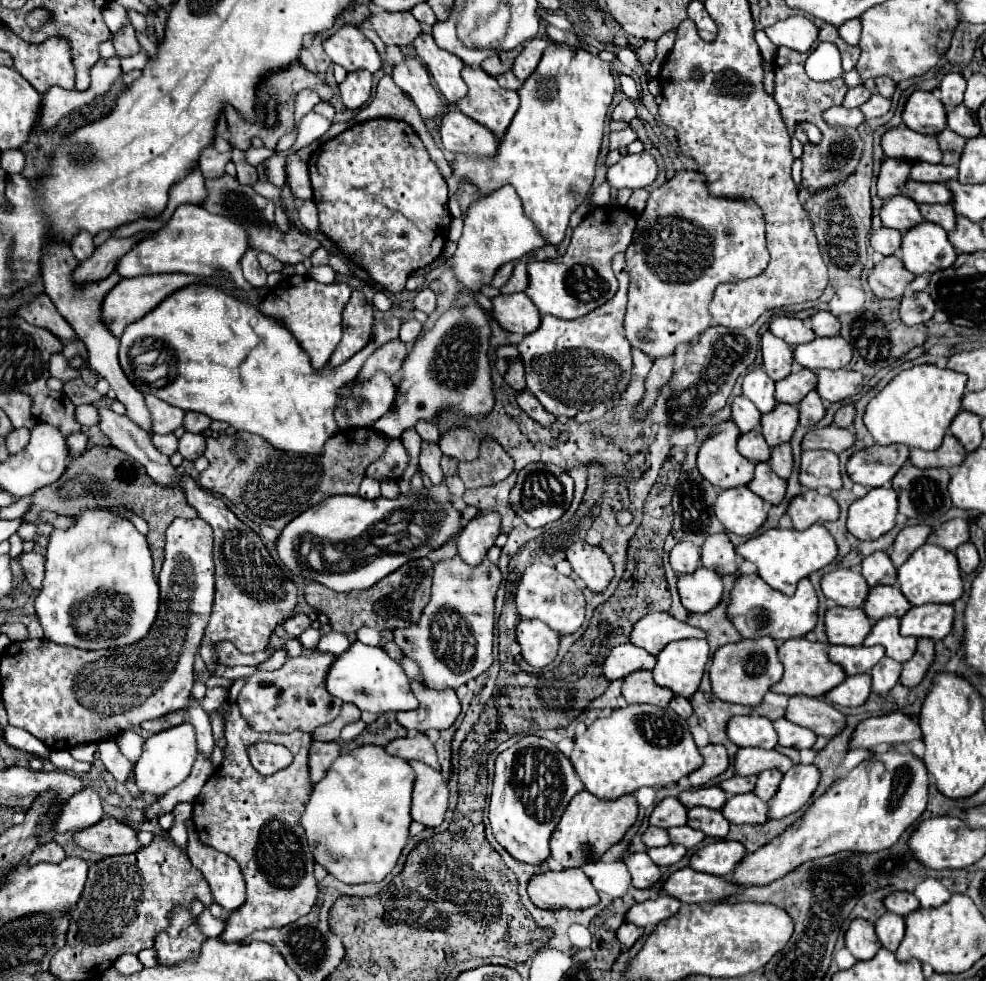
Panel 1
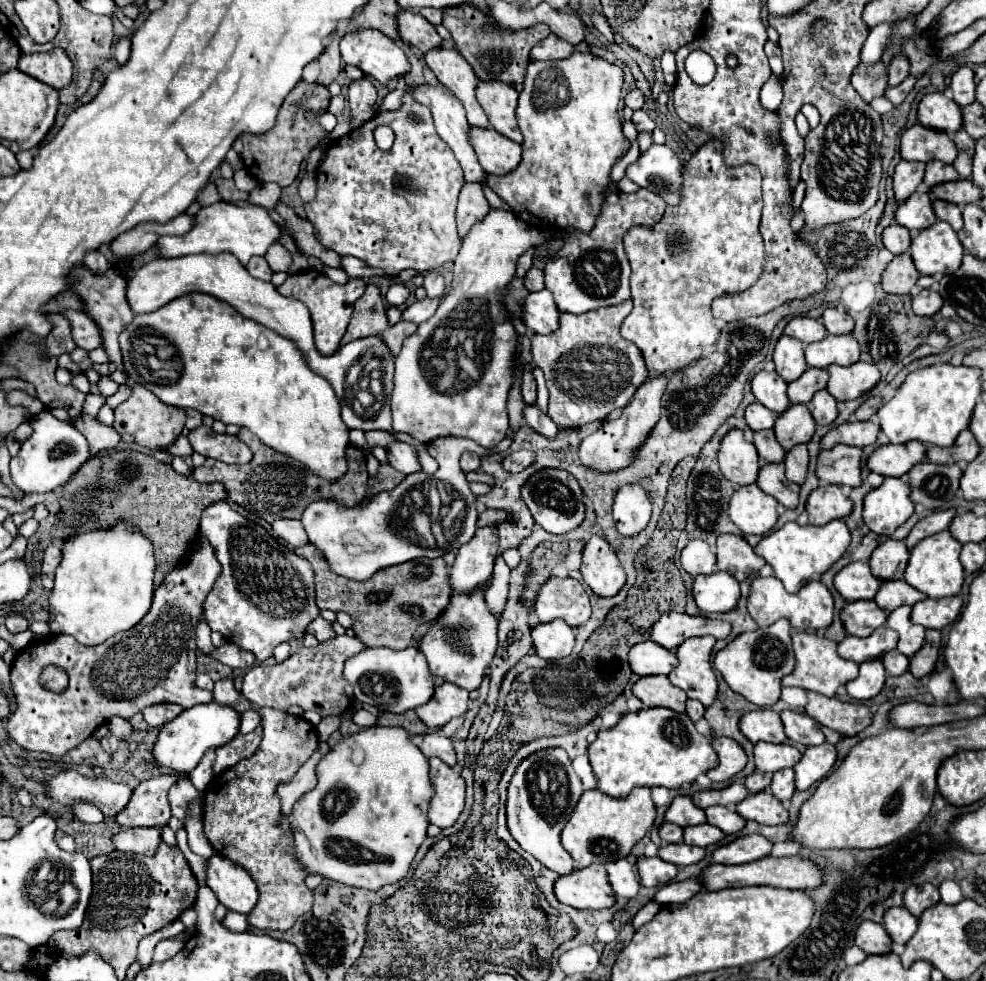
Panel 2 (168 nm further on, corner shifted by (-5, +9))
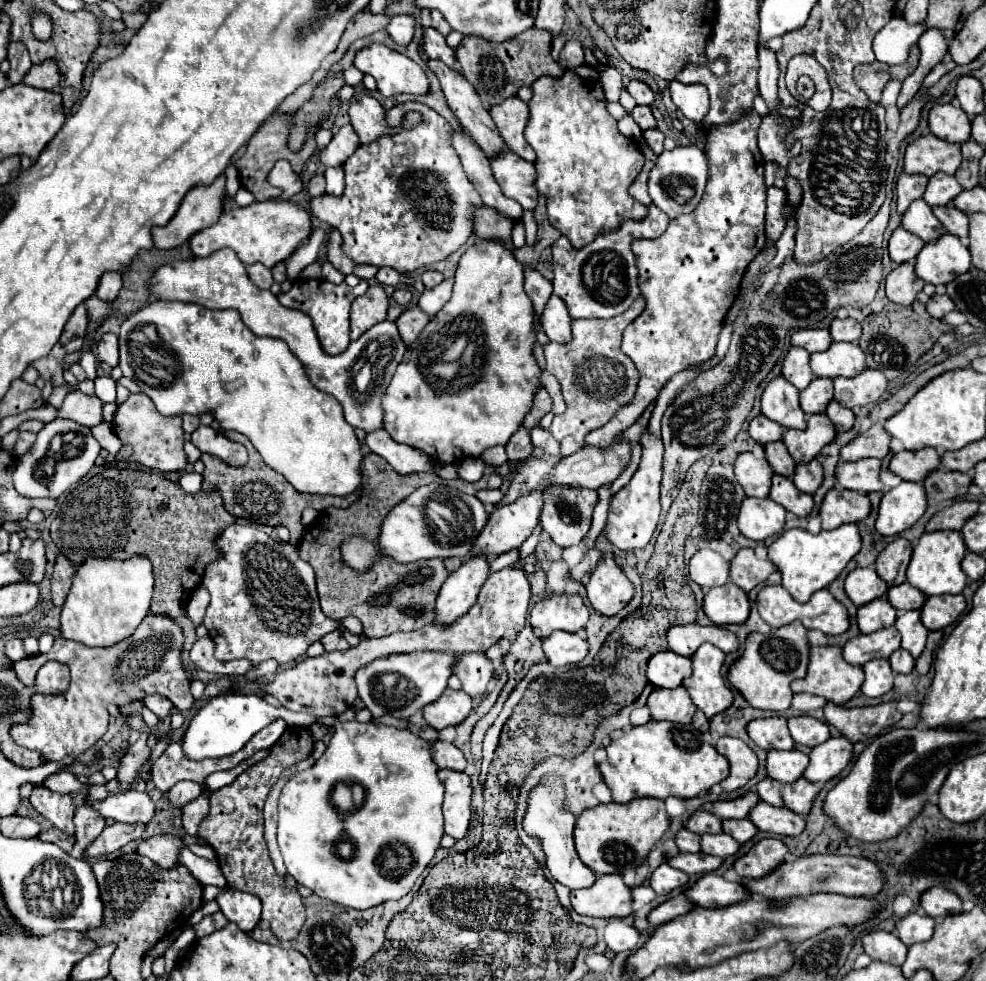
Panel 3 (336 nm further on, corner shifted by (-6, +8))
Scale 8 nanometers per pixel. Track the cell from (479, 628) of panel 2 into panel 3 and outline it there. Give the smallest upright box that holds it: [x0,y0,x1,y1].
[451,653,495,697]

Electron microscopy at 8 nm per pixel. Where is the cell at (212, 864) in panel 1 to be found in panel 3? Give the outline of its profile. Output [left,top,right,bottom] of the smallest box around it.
[215,887,261,931]

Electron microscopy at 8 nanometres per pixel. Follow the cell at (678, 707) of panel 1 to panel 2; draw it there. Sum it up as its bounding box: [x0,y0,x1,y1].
[686,700,704,722]

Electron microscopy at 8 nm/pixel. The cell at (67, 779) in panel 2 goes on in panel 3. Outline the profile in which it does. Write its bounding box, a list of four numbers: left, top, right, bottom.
[85,789,155,823]

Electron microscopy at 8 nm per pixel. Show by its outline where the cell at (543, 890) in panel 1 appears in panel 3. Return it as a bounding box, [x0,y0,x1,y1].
[571,875,631,917]

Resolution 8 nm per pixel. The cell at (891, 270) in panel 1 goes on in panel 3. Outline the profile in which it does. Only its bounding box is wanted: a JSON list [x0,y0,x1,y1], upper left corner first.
[885,263,925,305]

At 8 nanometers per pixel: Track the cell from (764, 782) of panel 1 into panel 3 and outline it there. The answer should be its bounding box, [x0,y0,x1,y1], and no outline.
[781,777,819,815]

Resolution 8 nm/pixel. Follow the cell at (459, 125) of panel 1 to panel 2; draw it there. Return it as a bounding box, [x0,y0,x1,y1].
[470,128,522,176]

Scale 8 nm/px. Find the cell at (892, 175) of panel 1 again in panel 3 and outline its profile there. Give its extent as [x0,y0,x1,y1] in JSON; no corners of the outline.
[897,173,927,213]

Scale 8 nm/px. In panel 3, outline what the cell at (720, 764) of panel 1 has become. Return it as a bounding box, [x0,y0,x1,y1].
[715,737,757,791]

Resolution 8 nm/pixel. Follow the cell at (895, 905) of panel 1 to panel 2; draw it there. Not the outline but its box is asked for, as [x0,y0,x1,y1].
[904,884,940,912]

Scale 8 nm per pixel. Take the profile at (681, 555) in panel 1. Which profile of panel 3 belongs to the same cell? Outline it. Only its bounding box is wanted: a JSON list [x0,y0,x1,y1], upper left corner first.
[689,549,729,589]

